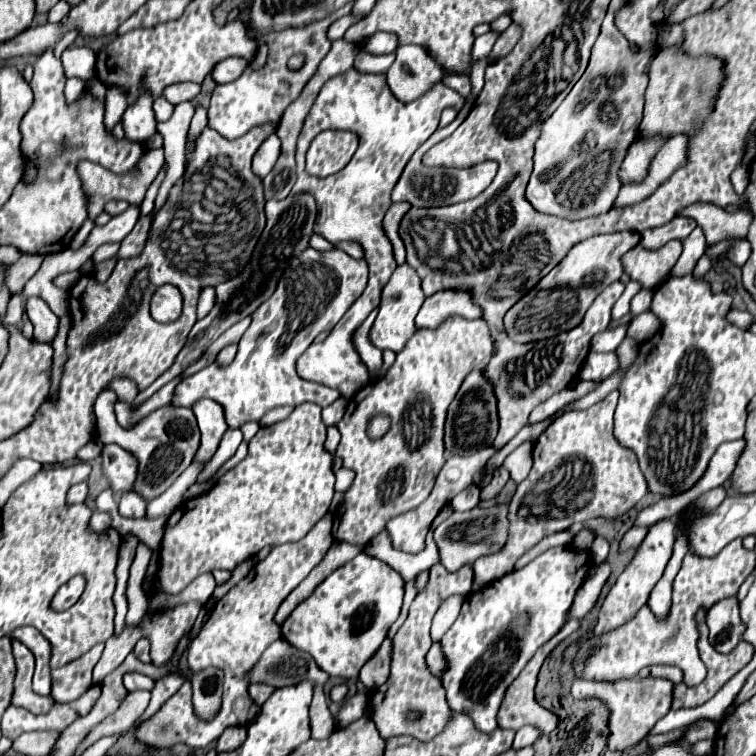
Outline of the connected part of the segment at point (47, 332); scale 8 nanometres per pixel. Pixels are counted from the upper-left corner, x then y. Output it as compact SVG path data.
M29 298L29 302L25 304L25 314L31 320L31 324L35 326L35 340L45 340L45 342L53 342L55 334L57 334L57 316L51 312L51 308L41 302L41 298Z

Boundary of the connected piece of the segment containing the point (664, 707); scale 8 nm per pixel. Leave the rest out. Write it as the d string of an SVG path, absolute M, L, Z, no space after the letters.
M585 660L575 664L575 678L571 686L571 694L575 698L601 698L609 710L609 748L611 750L627 750L635 744L639 744L643 738L649 736L651 728L671 710L673 700L673 682L661 680L661 678L631 678L631 680L613 680L613 682L593 682L583 678Z

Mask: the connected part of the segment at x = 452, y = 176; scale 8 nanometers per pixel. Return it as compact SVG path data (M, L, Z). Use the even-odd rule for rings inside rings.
M419 150L411 156L409 164L405 166L397 186L391 192L391 202L409 202L411 206L447 206L457 204L463 200L471 200L479 196L489 186L497 174L498 162L485 160L471 168L427 168L419 160Z

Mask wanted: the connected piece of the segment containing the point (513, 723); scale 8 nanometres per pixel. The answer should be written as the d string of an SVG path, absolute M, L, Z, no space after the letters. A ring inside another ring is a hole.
M569 618L567 620L567 624L555 634L555 638L551 638L545 646L541 646L541 650L537 650L537 654L531 658L531 662L525 666L525 670L517 676L517 680L509 686L509 690L505 692L505 698L503 698L503 704L501 704L501 708L499 708L499 714L497 714L497 722L499 722L499 726L501 728L511 728L511 730L519 730L521 726L527 726L527 724L531 724L531 726L537 726L543 734L551 734L555 728L557 728L557 722L559 722L559 718L553 714L553 712L549 712L549 710L545 710L543 706L539 706L539 702L535 700L535 684L537 684L537 674L539 674L539 670L541 670L541 666L543 666L543 662L545 662L545 658L551 654L551 650L561 642L561 640L565 640L569 634L573 634L575 630L579 630L579 626L581 626L581 622L577 620L577 618Z

